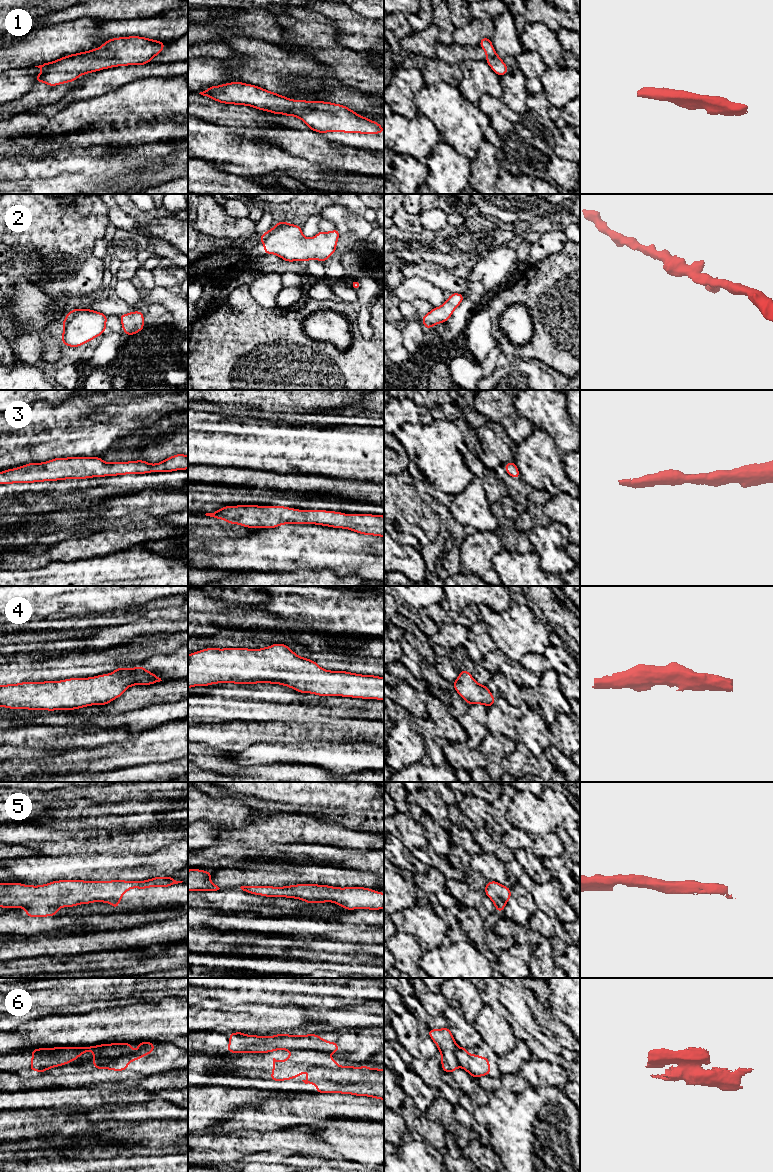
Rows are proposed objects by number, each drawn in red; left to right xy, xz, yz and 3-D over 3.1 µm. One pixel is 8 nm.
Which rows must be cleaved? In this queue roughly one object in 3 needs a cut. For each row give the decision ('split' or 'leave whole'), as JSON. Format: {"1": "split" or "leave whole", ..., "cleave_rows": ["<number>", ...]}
{"1": "leave whole", "2": "leave whole", "3": "leave whole", "4": "leave whole", "5": "leave whole", "6": "split", "cleave_rows": ["6"]}

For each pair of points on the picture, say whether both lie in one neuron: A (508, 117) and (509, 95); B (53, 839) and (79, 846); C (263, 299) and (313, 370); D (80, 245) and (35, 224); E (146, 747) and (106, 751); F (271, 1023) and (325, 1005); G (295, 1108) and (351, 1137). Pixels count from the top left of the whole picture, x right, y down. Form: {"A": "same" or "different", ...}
{"A": "different", "B": "same", "C": "different", "D": "same", "E": "same", "F": "different", "G": "different"}

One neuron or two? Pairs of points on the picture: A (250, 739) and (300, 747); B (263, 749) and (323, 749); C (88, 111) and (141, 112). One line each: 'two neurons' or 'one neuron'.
A: two neurons
B: one neuron
C: one neuron

